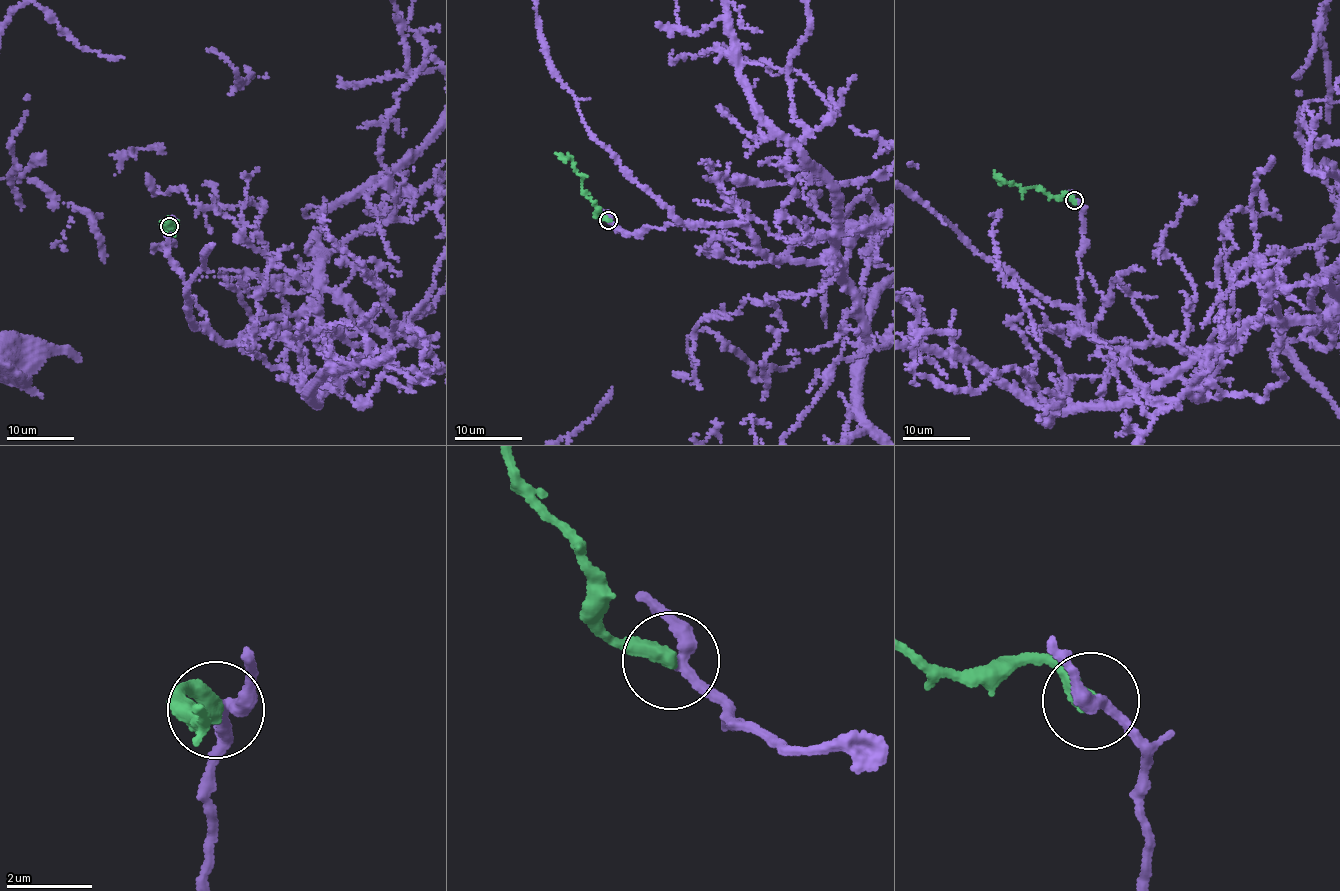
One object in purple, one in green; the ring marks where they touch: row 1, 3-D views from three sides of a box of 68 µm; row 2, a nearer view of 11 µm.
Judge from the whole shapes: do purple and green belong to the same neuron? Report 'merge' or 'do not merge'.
do not merge

